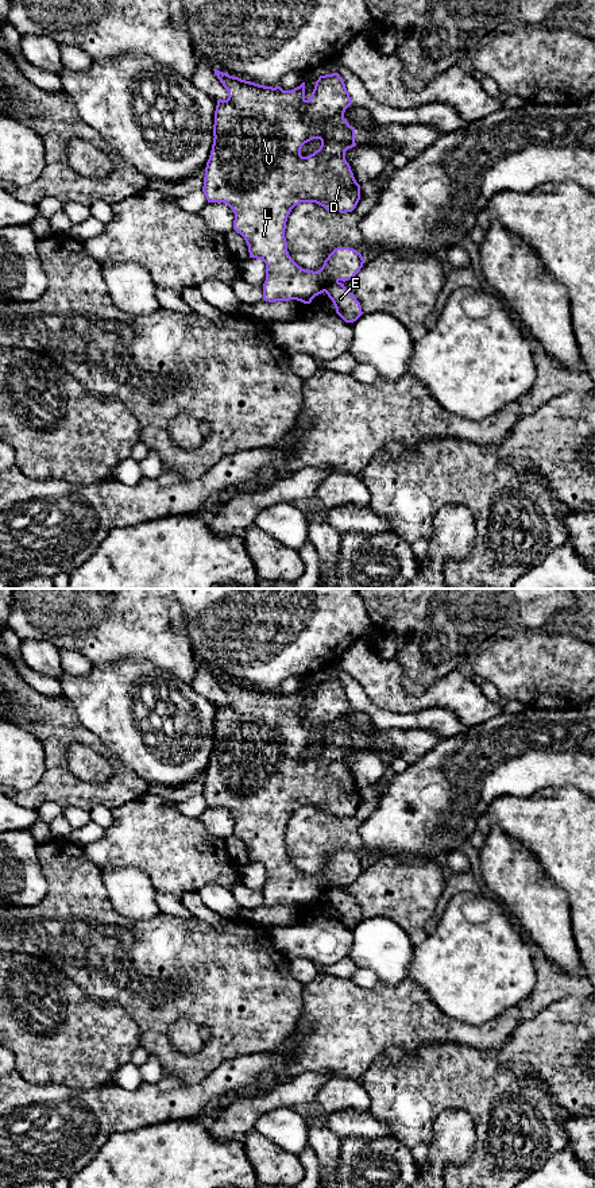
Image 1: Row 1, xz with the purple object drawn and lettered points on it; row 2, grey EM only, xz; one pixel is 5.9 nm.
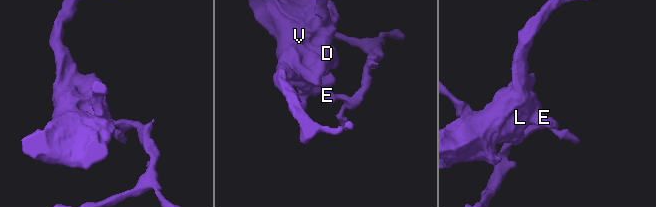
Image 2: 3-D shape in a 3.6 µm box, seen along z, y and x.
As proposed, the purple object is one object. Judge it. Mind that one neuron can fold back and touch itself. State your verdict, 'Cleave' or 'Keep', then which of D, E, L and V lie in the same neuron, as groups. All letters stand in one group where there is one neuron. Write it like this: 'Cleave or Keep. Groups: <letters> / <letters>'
Cleave. Groups: D L V / E

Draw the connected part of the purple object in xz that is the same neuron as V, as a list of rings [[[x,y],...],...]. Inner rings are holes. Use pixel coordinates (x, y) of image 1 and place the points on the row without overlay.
[[[213,675],[228,703],[217,705],[202,796],[208,807],[224,807],[232,814],[233,834],[244,842],[250,863],[266,868],[263,904],[310,909],[329,888],[352,884],[364,868],[356,855],[337,852],[320,875],[305,875],[289,860],[285,842],[287,822],[300,807],[316,807],[327,815],[345,818],[360,805],[360,790],[345,765],[345,756],[356,751],[355,732],[344,722],[352,709],[349,698],[339,678],[320,680],[306,705],[305,687],[283,695]],[[313,744],[321,745],[320,753],[302,761],[302,751]]]

